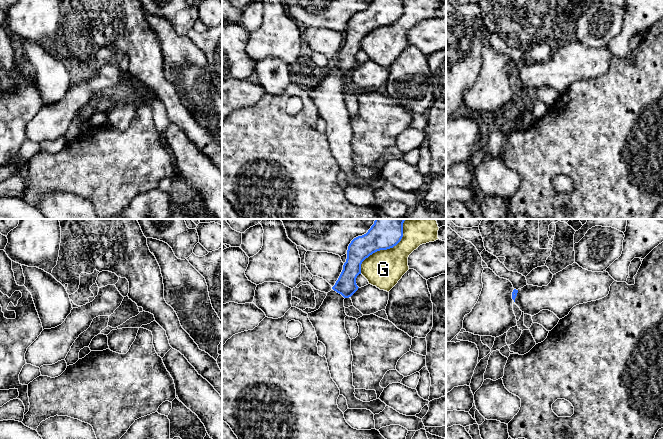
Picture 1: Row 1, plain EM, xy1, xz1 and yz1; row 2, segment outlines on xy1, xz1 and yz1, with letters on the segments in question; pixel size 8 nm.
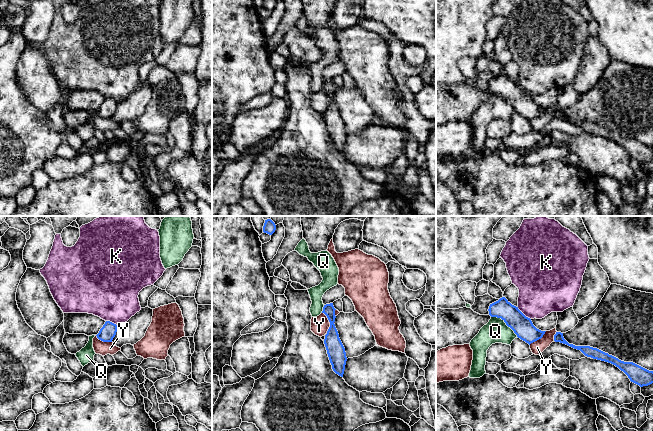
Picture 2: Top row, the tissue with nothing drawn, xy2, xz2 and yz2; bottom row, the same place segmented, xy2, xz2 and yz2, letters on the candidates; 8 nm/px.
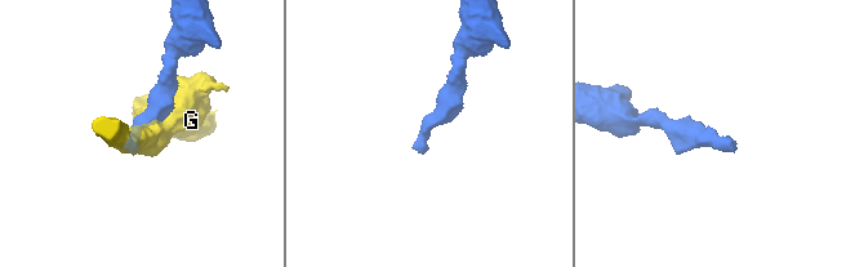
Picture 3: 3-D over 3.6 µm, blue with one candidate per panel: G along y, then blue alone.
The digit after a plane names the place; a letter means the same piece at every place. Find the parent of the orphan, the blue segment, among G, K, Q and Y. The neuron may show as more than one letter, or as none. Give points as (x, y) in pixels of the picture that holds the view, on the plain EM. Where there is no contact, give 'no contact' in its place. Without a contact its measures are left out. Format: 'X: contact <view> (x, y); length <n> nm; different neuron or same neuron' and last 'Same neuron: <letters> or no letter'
G: contact xz1 (383, 25); length 550 nm; different neuron
K: contact yz2 (523, 90); length 150 nm; different neuron
Q: contact yz2 (505, 98); length 280 nm; different neuron
Y: contact xz2 (329, 97); length 170 nm; different neuron
Same neuron: no letter

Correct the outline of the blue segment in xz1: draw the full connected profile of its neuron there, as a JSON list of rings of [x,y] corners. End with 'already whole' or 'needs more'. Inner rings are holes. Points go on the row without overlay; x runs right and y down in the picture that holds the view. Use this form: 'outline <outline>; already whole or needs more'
outline [[[373,0],[368,8],[354,14],[348,22],[343,46],[332,66],[327,69],[320,84],[308,89],[318,117],[326,123],[331,154],[347,176],[349,185],[367,185],[374,191],[382,188],[386,180],[380,175],[363,178],[355,173],[353,162],[351,115],[345,105],[344,75],[357,66],[356,54],[361,40],[373,29],[396,22],[403,13],[403,0]]]; needs more

